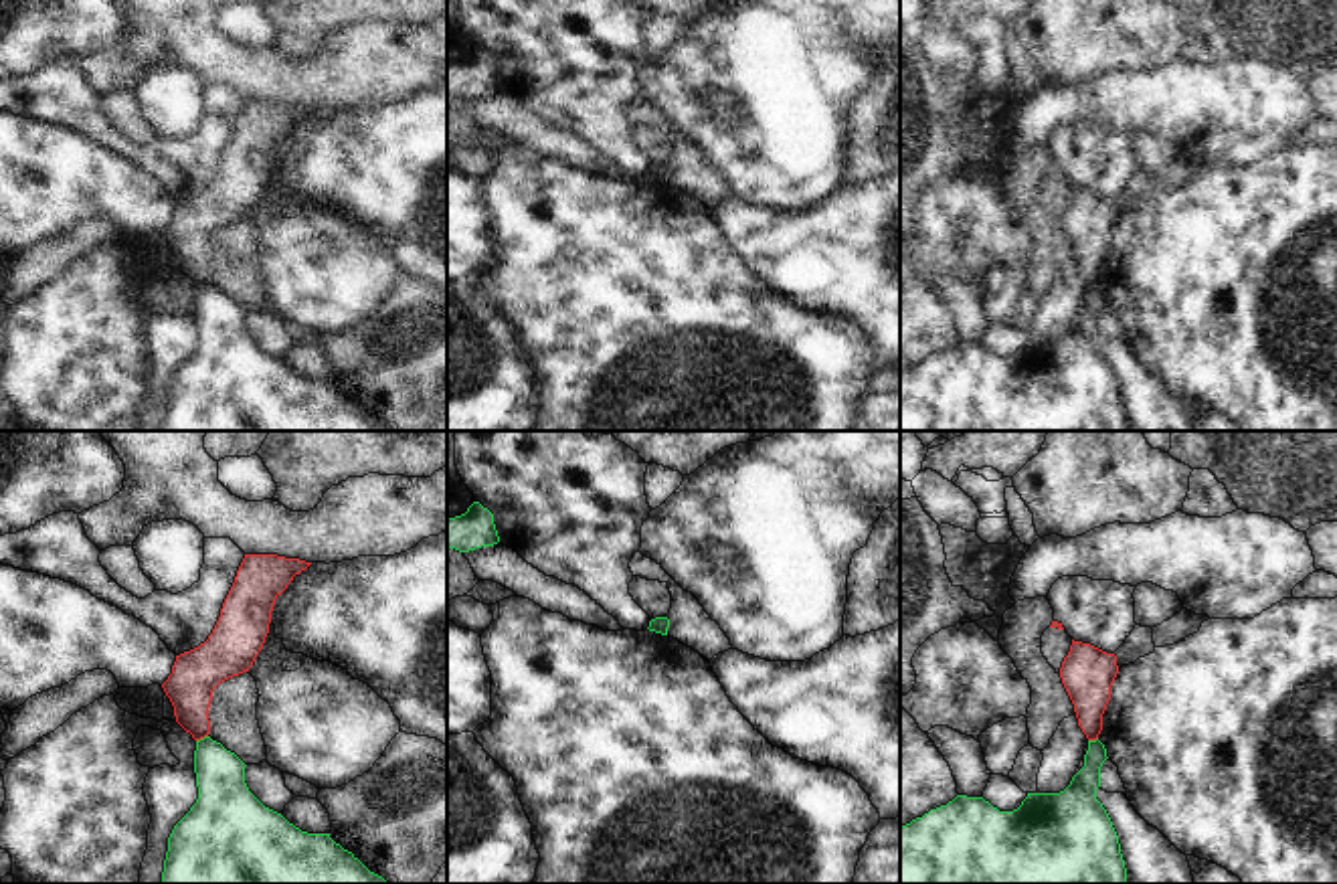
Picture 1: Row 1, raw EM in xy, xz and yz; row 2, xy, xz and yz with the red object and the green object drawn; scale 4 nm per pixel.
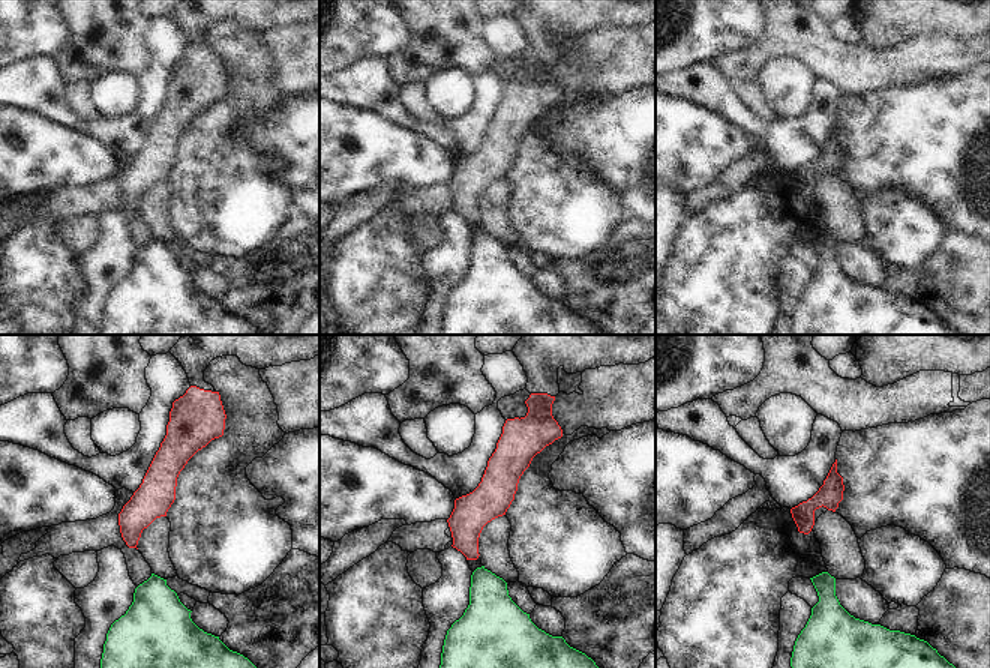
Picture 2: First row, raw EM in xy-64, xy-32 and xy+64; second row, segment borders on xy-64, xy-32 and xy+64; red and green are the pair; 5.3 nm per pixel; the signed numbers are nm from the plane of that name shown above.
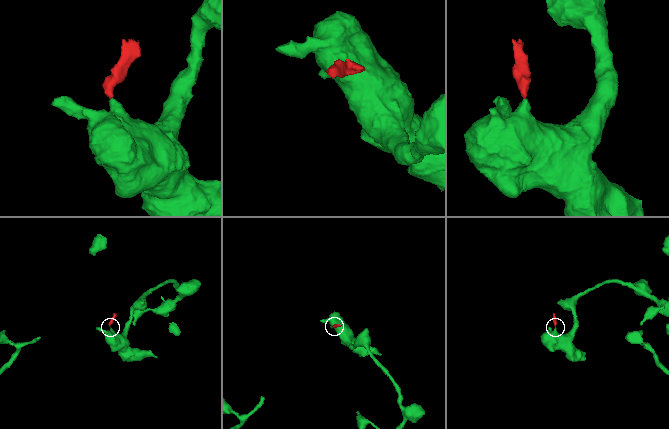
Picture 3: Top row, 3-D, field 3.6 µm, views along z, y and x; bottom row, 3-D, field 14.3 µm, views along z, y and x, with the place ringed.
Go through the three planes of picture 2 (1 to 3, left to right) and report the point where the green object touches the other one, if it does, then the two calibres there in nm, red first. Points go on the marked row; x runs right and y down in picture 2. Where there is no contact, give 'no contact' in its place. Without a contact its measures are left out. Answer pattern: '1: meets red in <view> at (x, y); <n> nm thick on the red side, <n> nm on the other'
1: no contact
2: no contact
3: no contact

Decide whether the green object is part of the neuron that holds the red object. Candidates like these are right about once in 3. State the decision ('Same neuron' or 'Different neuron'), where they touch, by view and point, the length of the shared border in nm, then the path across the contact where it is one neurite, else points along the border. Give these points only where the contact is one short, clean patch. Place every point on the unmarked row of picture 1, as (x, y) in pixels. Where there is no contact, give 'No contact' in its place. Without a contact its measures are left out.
Different neuron. Touches red at xy (201, 284). Shared border 50 nm. Boundary: xy (207, 282), (197, 288)

